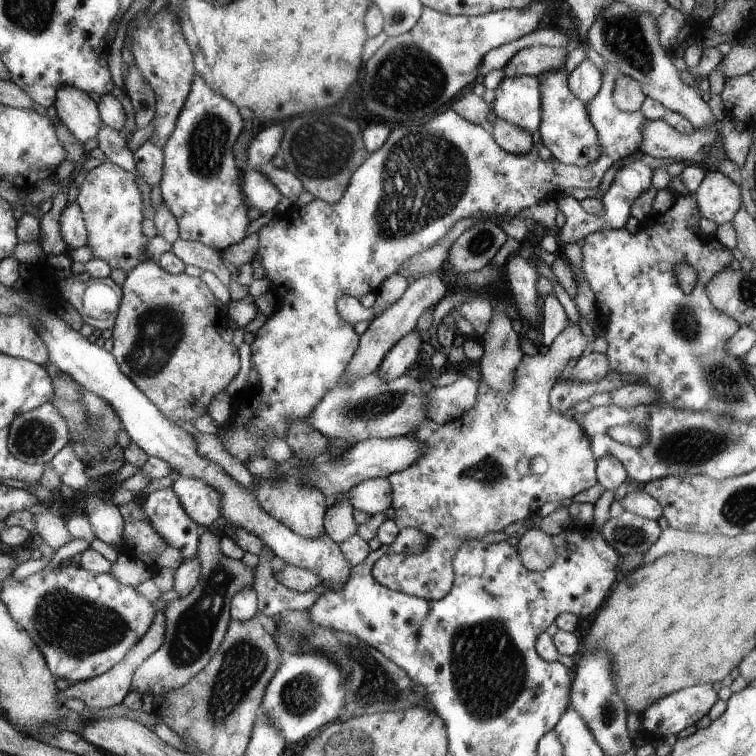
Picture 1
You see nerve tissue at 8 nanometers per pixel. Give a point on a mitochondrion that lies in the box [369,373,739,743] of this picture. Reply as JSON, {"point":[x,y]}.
{"point":[488,669]}

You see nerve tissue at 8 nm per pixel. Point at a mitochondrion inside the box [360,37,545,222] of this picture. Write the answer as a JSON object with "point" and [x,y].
{"point":[408,78]}

